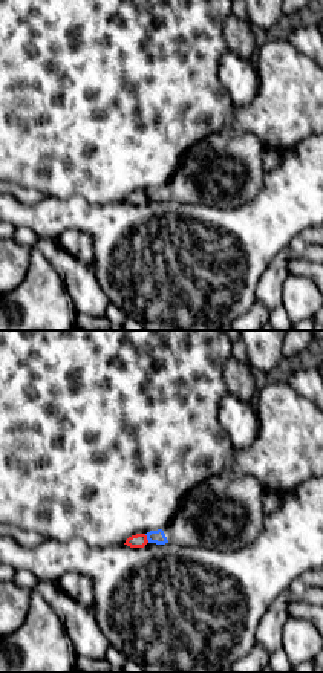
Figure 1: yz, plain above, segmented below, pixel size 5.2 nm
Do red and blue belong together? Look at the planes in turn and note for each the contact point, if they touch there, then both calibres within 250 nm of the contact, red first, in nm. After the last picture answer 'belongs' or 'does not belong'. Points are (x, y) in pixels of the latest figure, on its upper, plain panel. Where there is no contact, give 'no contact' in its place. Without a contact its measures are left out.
contact (146, 196); calibres 80 and 70 nm

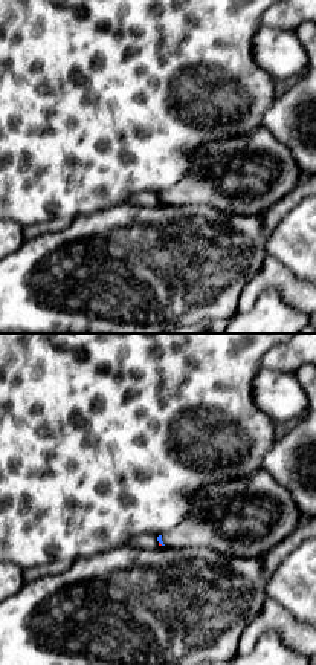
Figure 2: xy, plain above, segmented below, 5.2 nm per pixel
no contact

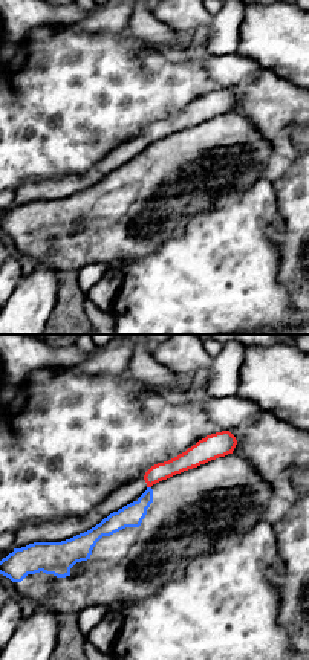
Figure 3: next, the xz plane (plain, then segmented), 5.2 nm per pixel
contact (149, 144); calibres 100 and 120 nm

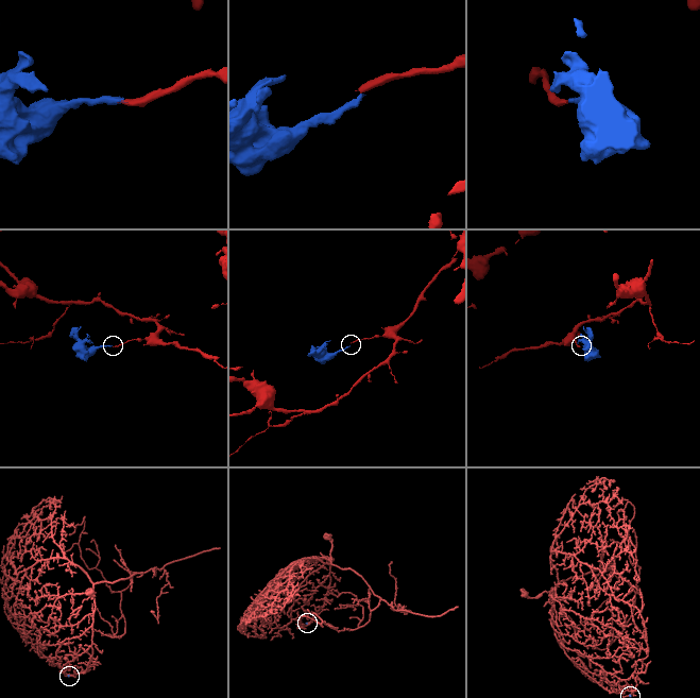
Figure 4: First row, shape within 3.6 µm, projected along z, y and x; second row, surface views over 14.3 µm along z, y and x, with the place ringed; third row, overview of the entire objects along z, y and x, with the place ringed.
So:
does not belong

